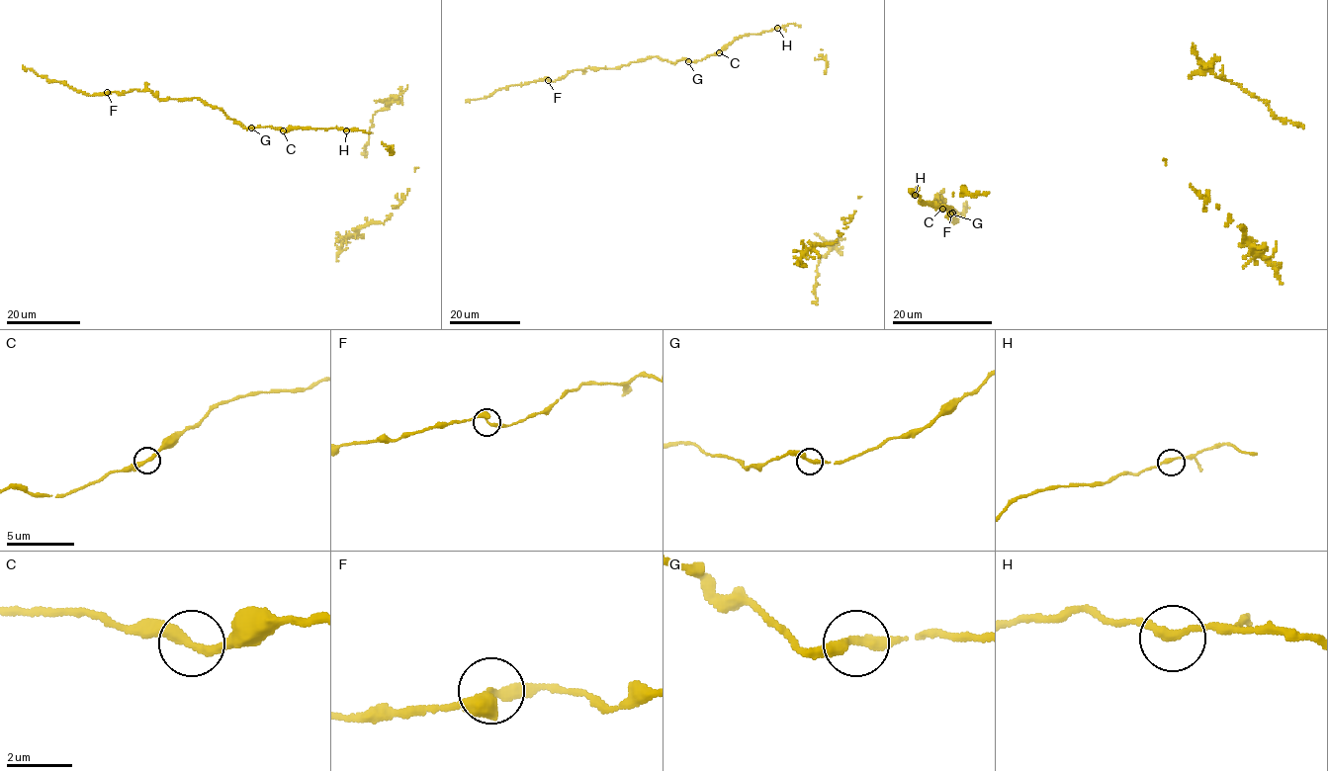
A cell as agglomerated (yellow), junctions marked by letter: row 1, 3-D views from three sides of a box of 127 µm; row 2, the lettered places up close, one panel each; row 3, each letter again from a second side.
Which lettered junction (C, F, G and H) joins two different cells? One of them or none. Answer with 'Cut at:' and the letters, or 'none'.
Cut at: none

